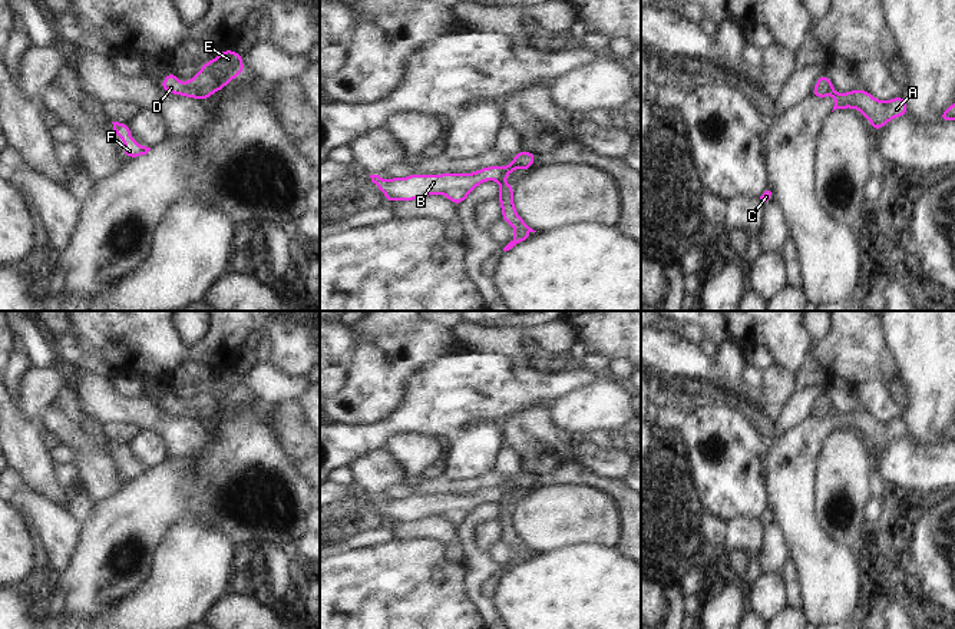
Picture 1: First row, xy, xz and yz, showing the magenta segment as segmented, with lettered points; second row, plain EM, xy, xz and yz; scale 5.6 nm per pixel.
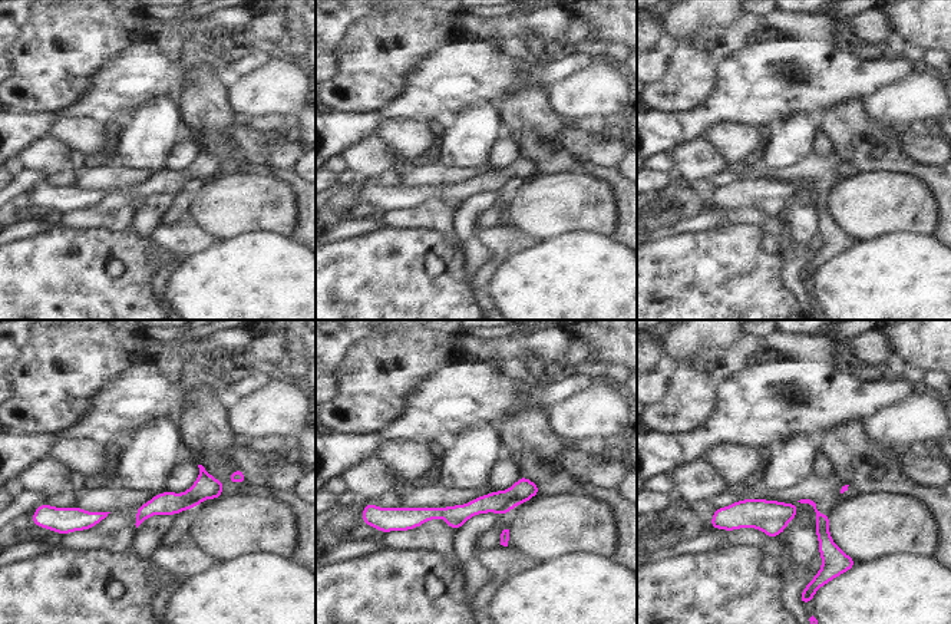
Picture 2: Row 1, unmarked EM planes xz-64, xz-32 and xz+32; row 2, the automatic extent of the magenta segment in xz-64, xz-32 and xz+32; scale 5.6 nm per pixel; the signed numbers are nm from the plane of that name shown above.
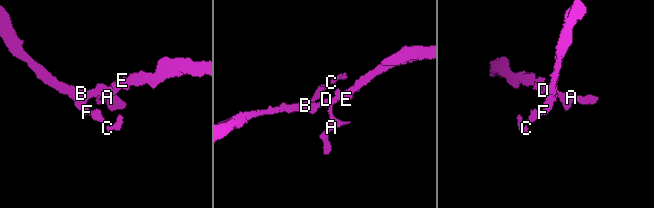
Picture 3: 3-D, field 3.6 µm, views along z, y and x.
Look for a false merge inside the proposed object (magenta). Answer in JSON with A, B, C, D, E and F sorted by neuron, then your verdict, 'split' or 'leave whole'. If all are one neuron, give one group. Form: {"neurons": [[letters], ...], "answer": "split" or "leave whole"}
{"neurons": [["A"], ["B", "C", "D", "E", "F"]], "answer": "split"}

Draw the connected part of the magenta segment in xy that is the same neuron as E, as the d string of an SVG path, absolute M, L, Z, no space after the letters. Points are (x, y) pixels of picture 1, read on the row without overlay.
M229 370L202 385L201 391L188 403L181 404L172 391L159 407L171 416L182 416L205 423L212 414L222 411L228 403L245 391L242 377Z

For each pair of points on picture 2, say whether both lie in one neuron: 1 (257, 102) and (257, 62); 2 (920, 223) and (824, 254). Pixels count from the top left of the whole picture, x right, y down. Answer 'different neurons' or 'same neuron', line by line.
1: different neurons
2: different neurons

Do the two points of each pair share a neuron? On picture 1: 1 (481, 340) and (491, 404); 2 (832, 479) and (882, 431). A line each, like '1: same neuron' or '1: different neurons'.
1: different neurons
2: different neurons

